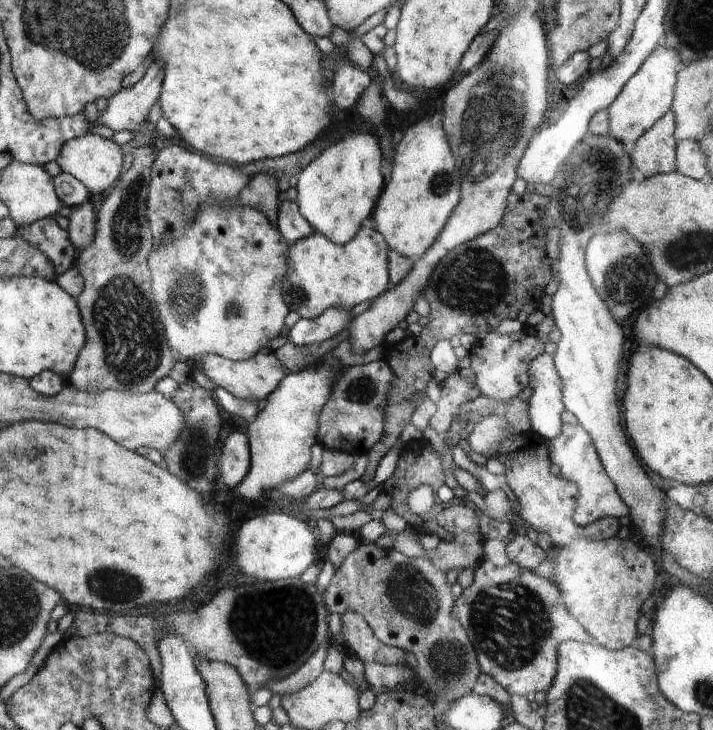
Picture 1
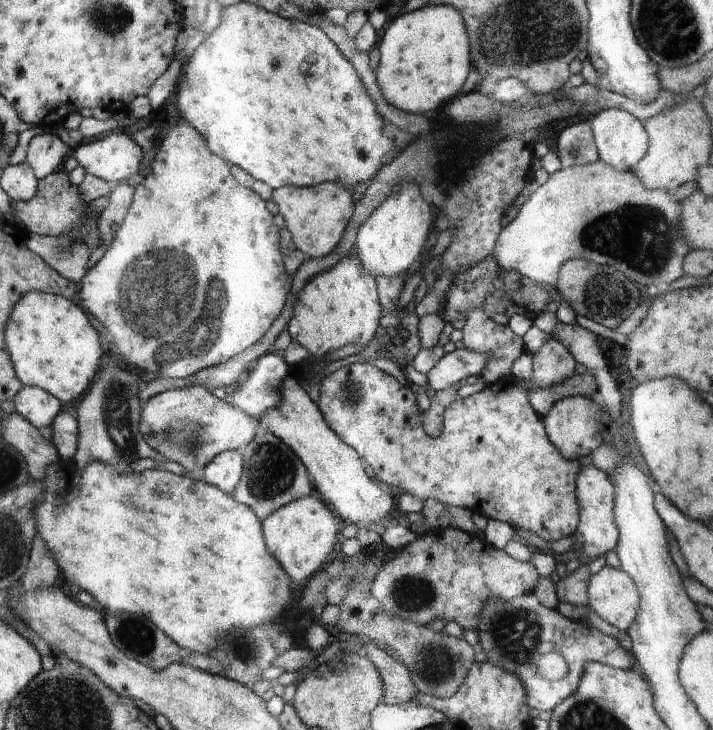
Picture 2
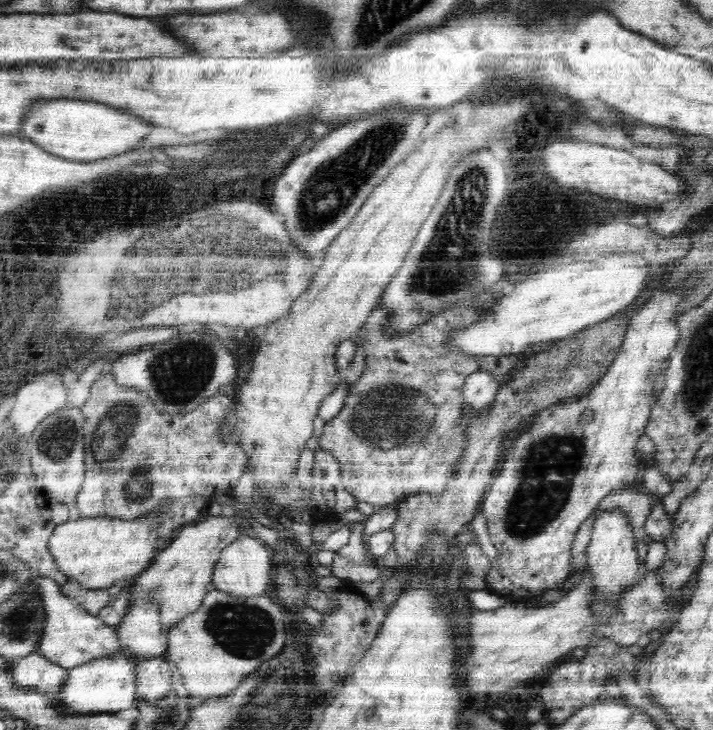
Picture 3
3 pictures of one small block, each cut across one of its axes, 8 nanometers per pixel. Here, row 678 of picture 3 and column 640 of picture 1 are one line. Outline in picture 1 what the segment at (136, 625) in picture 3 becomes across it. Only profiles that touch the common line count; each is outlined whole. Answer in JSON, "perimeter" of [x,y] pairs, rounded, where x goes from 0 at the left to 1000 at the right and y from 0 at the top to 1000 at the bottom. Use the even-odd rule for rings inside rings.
{"perimeter":[[[923,62],[895,99],[872,119],[867,134],[851,148],[854,178],[867,195],[877,200],[878,208],[889,203],[889,196],[931,156],[940,153],[950,114],[950,101],[959,89],[950,68]]]}

